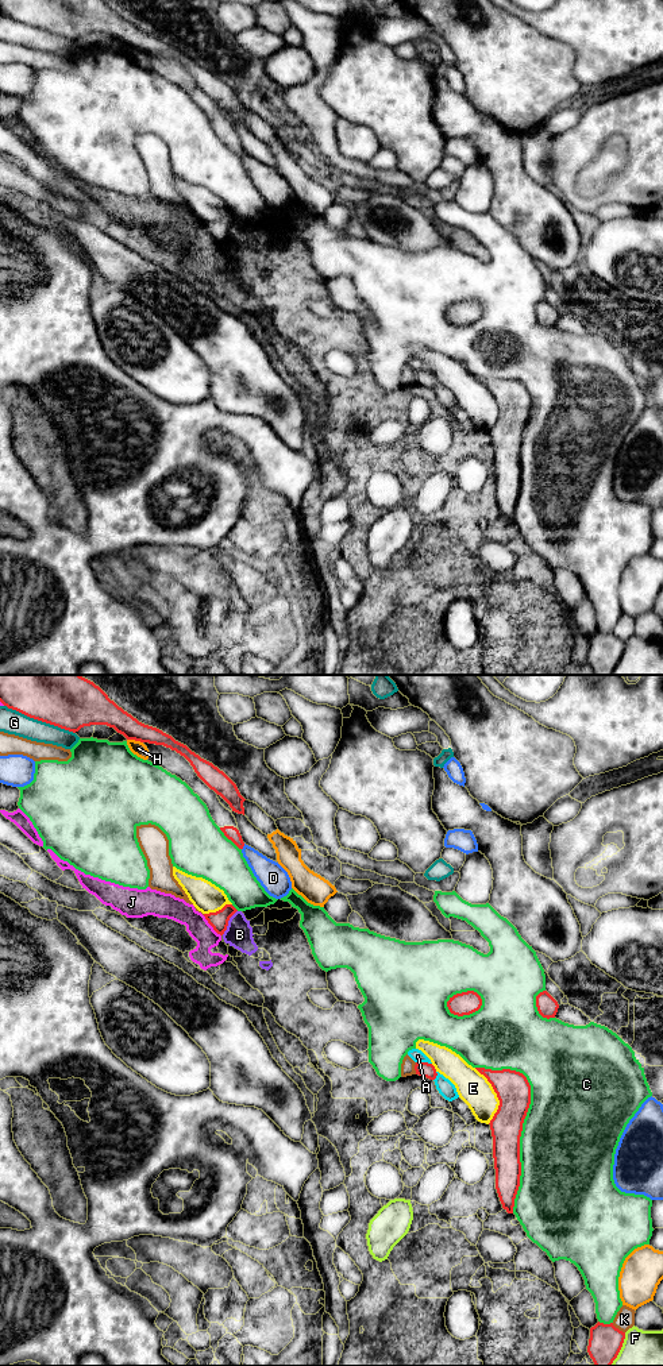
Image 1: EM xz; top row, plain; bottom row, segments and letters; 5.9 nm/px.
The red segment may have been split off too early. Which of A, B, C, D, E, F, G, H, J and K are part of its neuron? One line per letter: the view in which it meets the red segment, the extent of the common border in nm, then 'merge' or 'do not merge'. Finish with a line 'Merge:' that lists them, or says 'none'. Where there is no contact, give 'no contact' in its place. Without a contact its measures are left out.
A: xz | 100 nm | do not merge
B: xz | 180 nm | do not merge
C: xz | 900 nm | do not merge
D: xz | 40 nm | do not merge
E: xz | 340 nm | do not merge
F: xz | 220 nm | do not merge
G: xz | 460 nm | do not merge
H: xz | 100 nm | do not merge
J: xz | 170 nm | do not merge
K: xz | 100 nm | do not merge
Merge: none

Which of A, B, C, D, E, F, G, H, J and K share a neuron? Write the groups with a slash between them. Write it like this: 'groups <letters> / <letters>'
groups A B / C / D / E / F / G / H / J / K

